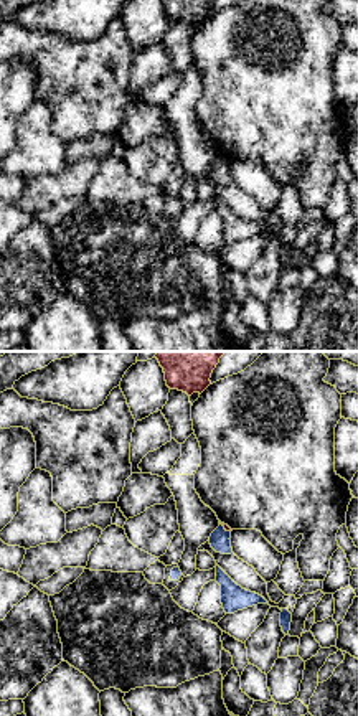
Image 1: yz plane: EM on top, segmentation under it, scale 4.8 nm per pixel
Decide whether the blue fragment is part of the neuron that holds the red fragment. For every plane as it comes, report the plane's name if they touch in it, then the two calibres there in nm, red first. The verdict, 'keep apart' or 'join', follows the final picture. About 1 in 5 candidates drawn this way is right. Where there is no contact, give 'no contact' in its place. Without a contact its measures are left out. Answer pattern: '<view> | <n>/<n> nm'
yz | 20/100 nm

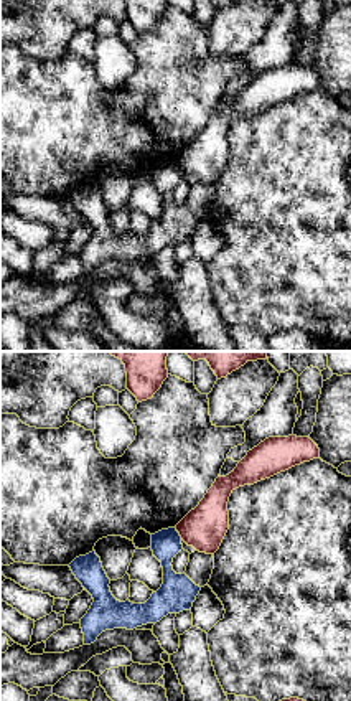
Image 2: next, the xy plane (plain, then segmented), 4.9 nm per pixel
xy | 200/140 nm

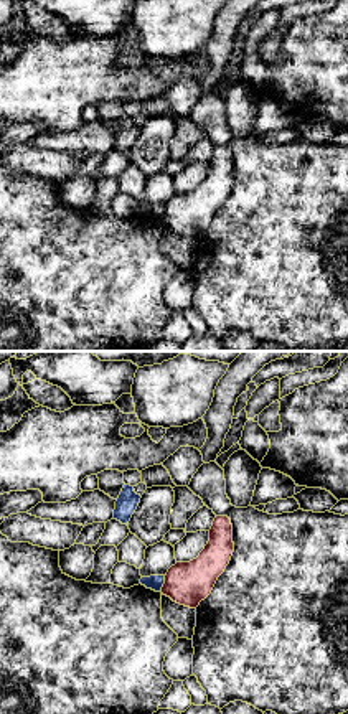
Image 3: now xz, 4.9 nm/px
xz | 200/80 nm

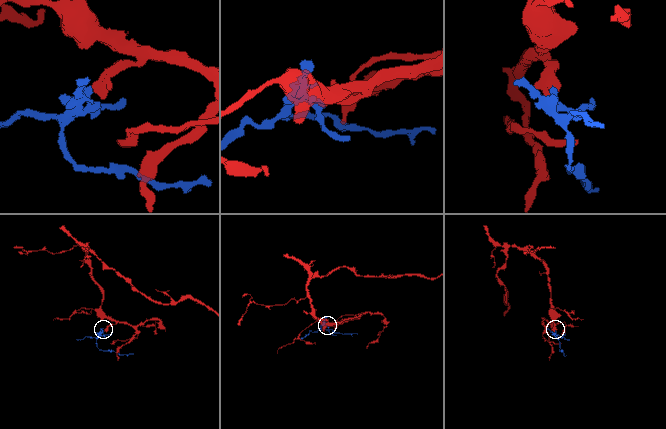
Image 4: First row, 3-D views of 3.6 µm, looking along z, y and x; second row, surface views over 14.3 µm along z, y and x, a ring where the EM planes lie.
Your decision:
keep apart

